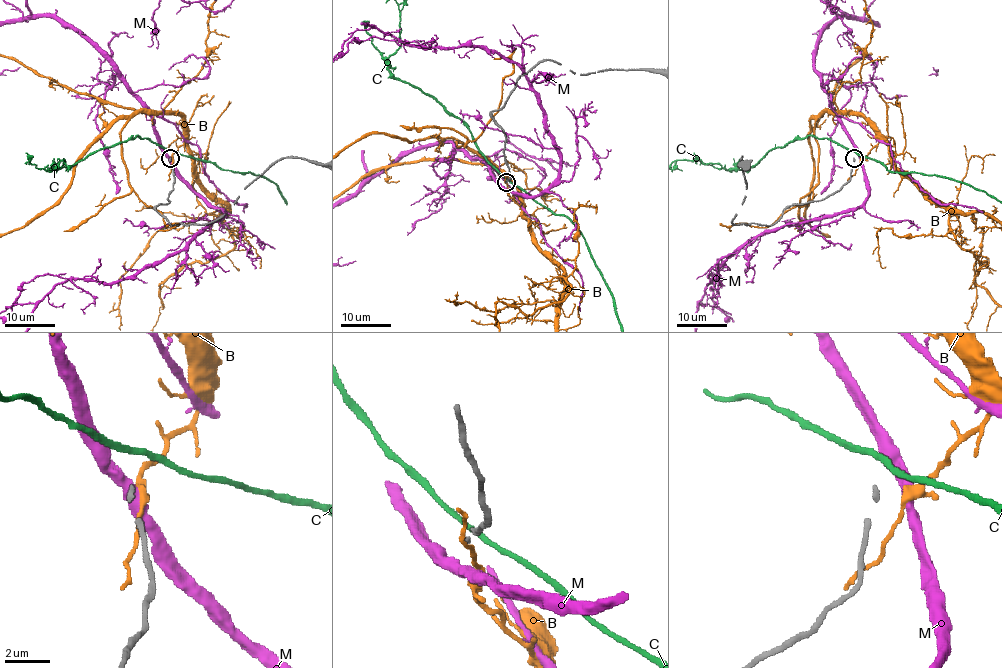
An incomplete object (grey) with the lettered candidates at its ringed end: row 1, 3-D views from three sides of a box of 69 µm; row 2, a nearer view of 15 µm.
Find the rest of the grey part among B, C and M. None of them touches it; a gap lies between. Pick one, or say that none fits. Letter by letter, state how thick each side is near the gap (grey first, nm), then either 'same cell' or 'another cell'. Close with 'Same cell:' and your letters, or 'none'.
B: calibres 190 and 320 nm; another cell
C: calibres 190 and 240 nm; another cell
M: calibres 190 and 440 nm; another cell
Same cell: none

